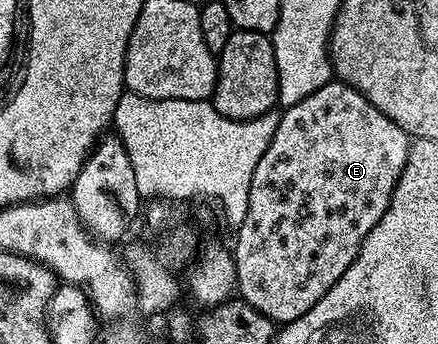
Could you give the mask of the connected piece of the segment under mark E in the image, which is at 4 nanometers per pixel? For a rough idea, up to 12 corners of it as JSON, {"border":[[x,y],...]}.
{"border":[[333,80],[280,115],[235,231],[239,297],[306,316],[410,135]]}

